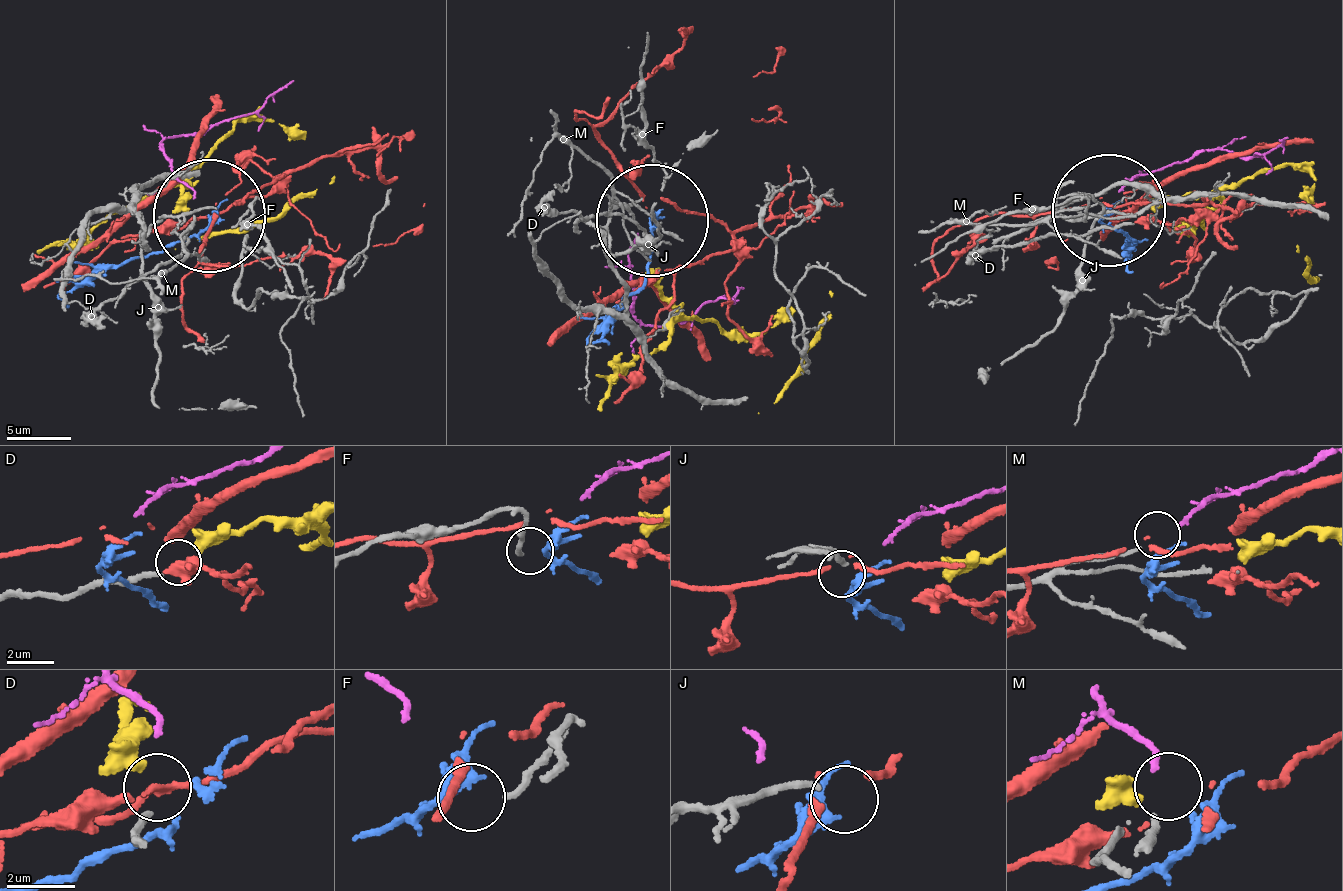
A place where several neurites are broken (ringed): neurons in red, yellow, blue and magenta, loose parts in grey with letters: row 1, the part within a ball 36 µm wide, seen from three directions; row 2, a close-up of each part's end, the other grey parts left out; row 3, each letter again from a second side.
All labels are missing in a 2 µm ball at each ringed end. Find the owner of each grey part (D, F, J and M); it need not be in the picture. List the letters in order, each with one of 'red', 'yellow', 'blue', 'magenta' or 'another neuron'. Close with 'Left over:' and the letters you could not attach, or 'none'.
D: yellow
F: blue
J: another neuron
M: magenta
Left over: J

